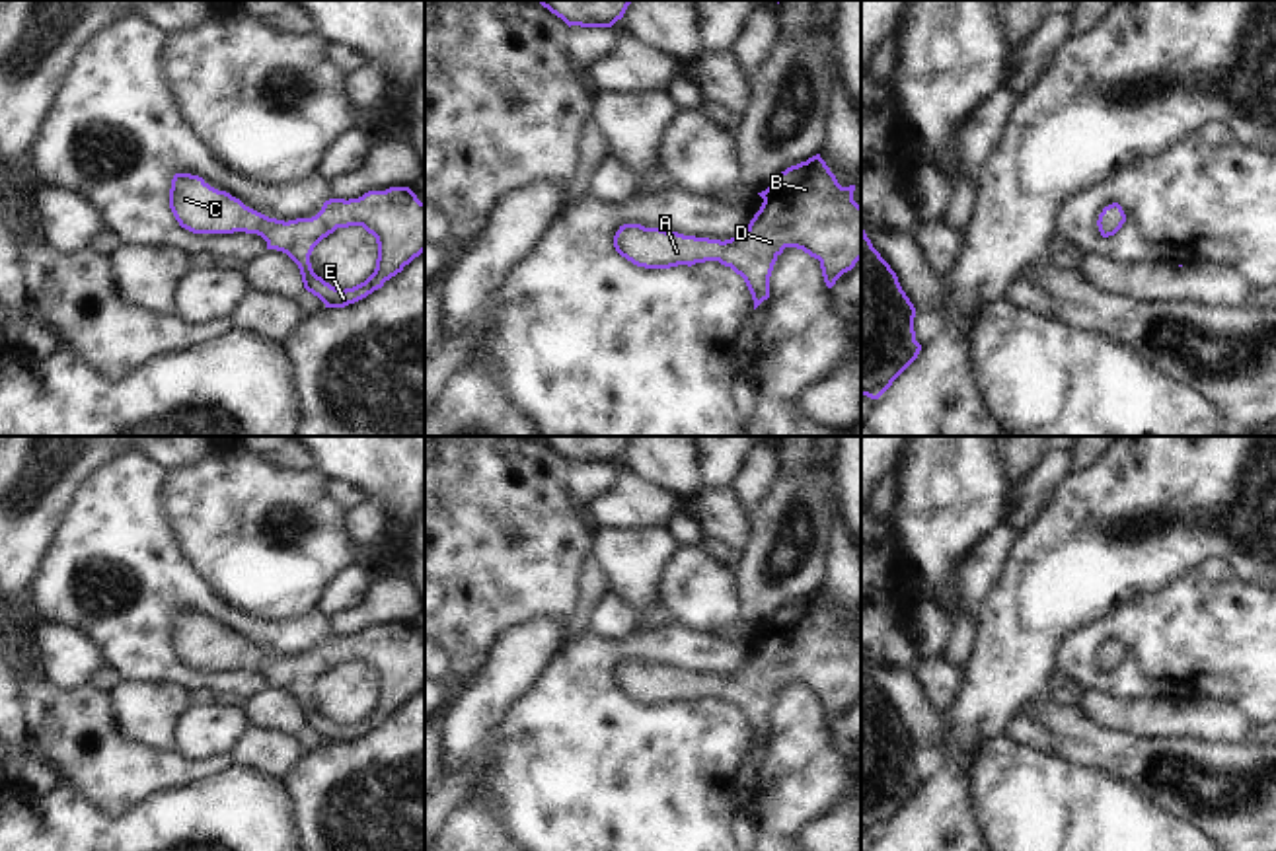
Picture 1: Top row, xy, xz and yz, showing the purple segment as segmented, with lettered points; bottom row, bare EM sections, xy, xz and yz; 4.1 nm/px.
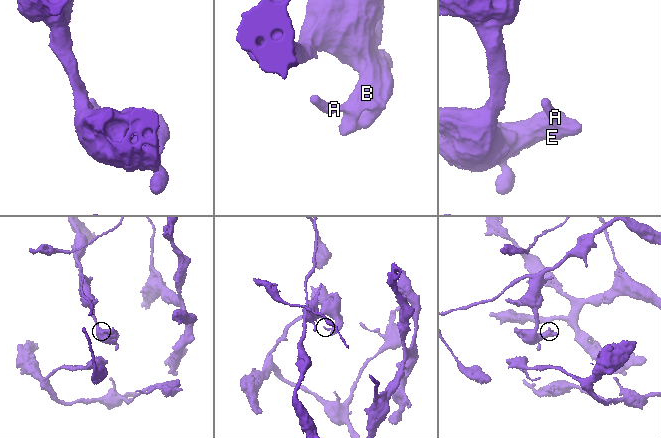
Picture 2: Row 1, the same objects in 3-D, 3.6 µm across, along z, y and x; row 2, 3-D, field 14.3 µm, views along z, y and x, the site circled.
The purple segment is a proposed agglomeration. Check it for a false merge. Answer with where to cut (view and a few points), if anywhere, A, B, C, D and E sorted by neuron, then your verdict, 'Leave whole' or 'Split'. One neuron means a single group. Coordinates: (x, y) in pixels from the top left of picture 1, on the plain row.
No split. Groups: A B C D E. Leave whole.

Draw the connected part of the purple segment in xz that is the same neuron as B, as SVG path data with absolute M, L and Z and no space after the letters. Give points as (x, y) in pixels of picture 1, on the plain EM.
M816 590L777 610L769 623L758 629L764 639L742 674L736 672L721 678L645 664L641 660L623 660L614 672L614 684L621 693L645 705L692 703L695 699L719 697L744 715L756 746L769 734L769 713L785 684L803 685L818 695L828 724L855 703L861 695L861 643L853 637L853 627L855 621L842 623L820 590Z

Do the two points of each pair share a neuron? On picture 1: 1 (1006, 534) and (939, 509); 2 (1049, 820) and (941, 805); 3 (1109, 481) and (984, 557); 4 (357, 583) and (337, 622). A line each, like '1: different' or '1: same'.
1: different
2: different
3: different
4: different

